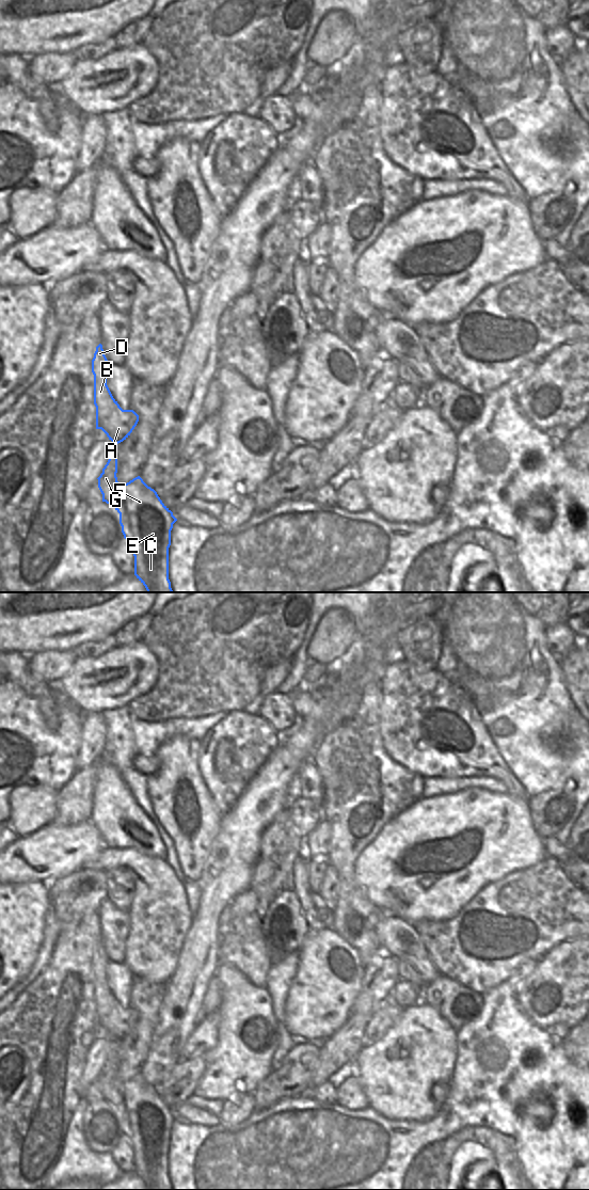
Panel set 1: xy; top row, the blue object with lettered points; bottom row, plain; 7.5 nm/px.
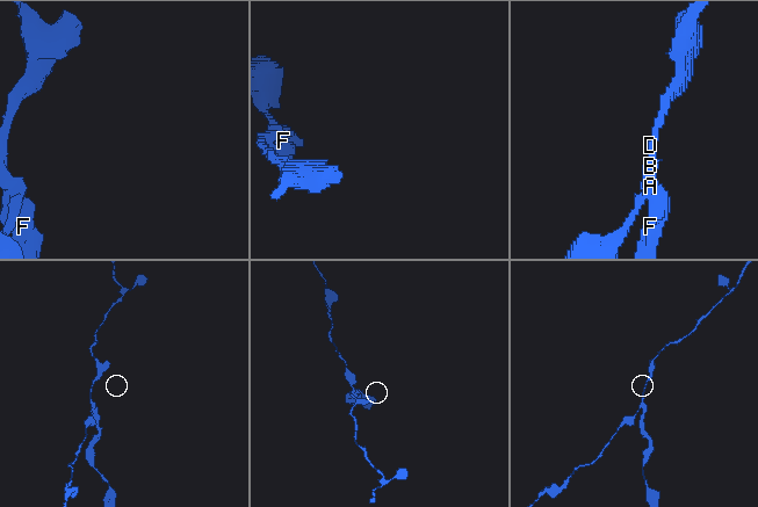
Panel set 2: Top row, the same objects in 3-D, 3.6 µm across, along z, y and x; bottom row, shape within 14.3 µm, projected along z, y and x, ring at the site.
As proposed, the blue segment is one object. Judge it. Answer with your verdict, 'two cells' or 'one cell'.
two cells

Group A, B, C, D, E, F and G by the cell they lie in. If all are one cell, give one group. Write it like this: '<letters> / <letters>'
A B D / C E F G

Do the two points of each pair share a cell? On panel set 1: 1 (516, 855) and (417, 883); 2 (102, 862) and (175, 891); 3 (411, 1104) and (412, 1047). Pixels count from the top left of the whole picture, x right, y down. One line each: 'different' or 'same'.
1: same
2: same
3: same

